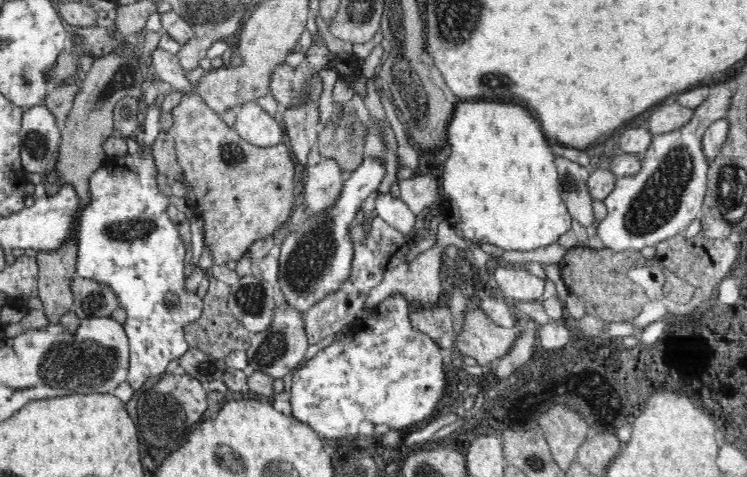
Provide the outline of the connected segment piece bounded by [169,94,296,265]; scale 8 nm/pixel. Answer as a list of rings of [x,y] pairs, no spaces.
[[[183,96],[182,101],[171,111],[174,124],[169,134],[174,137],[175,158],[186,188],[187,204],[195,215],[204,220],[205,246],[211,248],[213,264],[238,261],[252,243],[273,236],[274,232],[290,218],[294,204],[294,162],[289,146],[282,141],[267,147],[259,147],[244,140],[235,128],[229,128],[222,116],[214,113],[201,97]]]

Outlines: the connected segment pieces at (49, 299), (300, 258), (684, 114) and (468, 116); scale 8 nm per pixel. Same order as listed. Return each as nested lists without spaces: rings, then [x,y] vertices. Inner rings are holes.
[[[68,240],[57,249],[37,251],[35,256],[39,270],[38,296],[42,301],[43,311],[48,322],[60,324],[60,317],[64,313],[70,312],[74,306],[70,286],[72,286],[73,278],[76,275],[76,250],[78,250],[77,241]]]
[[[366,155],[356,170],[347,174],[342,192],[336,204],[322,214],[308,217],[300,227],[294,227],[280,246],[279,278],[276,289],[284,293],[284,298],[296,307],[302,316],[318,301],[327,297],[324,292],[335,293],[347,281],[351,267],[353,250],[348,234],[354,228],[356,212],[370,194],[378,192],[378,186],[386,172],[381,160]]]
[[[666,100],[651,109],[642,126],[652,135],[678,130],[679,127],[686,126],[694,114],[694,110],[686,109],[672,100]]]
[[[508,99],[496,100],[466,100],[458,101],[454,107],[454,114],[451,114],[450,122],[446,127],[448,130],[448,148],[450,148],[450,156],[444,162],[444,174],[440,181],[440,188],[444,188],[444,196],[441,204],[444,206],[445,212],[448,214],[449,223],[452,228],[471,245],[478,244],[480,246],[484,242],[500,246],[505,250],[536,250],[557,242],[561,235],[564,235],[571,229],[571,214],[568,212],[559,191],[559,176],[557,167],[555,166],[555,155],[548,139],[546,139],[545,132],[542,131],[541,124],[538,123],[537,118],[530,114],[528,108],[512,102]]]

